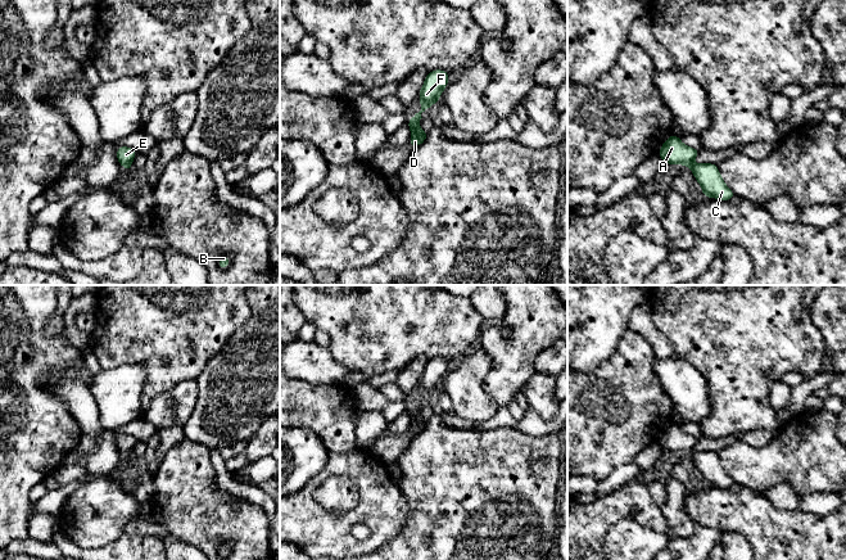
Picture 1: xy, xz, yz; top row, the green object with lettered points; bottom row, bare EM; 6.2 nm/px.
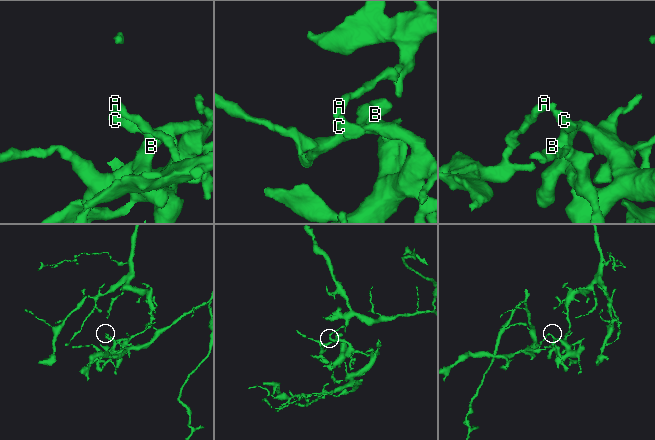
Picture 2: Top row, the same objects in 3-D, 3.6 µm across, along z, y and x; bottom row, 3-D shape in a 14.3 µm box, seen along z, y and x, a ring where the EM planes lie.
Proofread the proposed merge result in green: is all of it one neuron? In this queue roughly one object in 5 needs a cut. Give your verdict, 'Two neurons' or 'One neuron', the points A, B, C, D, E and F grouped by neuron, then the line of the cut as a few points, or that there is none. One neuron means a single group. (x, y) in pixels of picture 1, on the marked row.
One neuron. Groups: A B C D E F. No split

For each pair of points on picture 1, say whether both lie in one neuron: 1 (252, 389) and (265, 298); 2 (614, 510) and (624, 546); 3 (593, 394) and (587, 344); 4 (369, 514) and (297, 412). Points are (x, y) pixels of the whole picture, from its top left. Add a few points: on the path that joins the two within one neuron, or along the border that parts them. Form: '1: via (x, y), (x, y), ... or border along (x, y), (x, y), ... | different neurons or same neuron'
1: via (265, 366), (265, 321) | same neuron
2: border along (646, 525), (619, 519), (607, 531), (604, 546) | different neurons
3: border along (614, 352), (592, 370), (580, 371) | different neurons
4: via (369, 486), (369, 477), (325, 428) | same neuron

